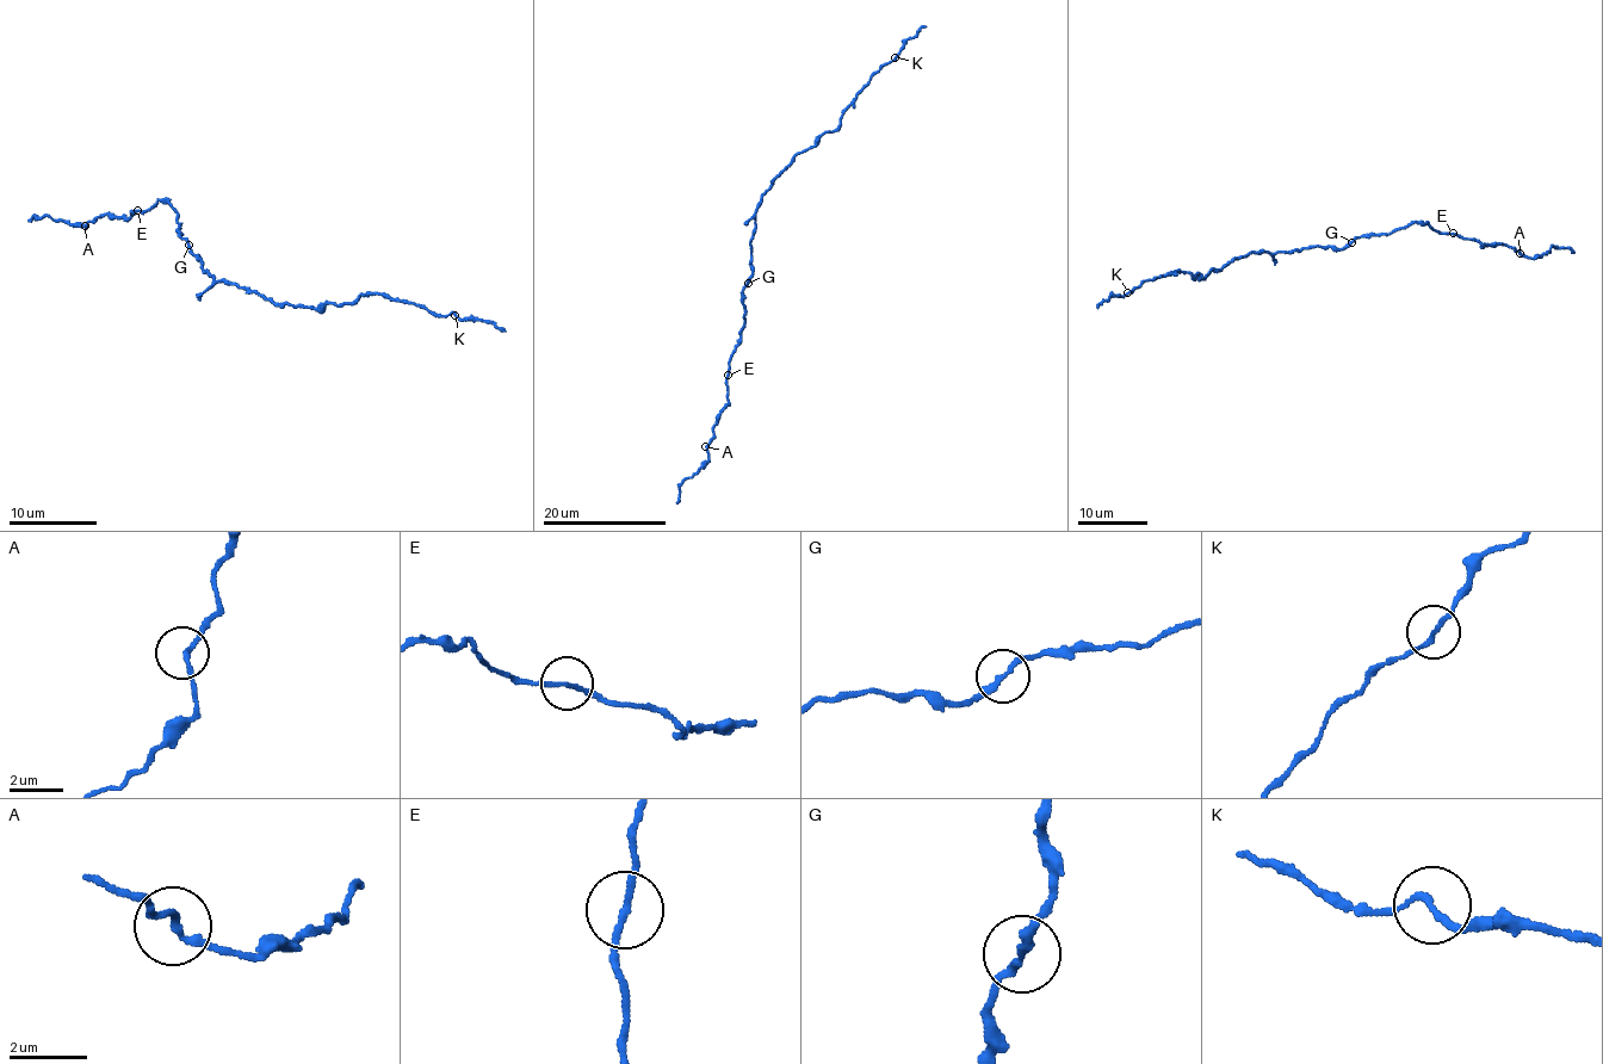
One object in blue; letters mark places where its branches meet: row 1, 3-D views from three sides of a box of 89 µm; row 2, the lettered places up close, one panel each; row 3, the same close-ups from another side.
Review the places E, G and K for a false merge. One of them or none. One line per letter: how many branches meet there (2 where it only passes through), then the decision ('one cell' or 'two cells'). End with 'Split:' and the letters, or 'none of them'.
E: 2 branches meet; one cell
G: 2 branches meet; one cell
K: 2 branches meet; one cell
Split: none of them

